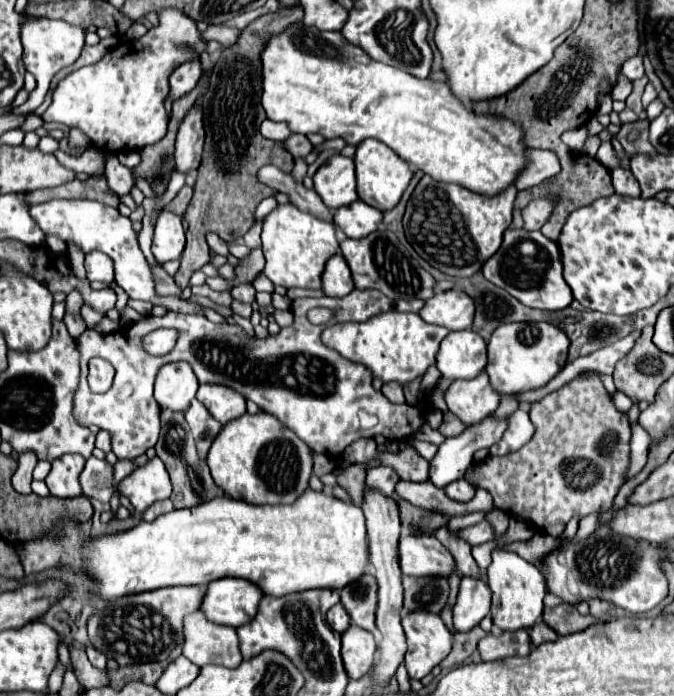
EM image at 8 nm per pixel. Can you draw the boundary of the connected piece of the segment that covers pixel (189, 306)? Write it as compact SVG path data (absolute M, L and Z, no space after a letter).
M49 200L45 204L31 206L29 214L47 236L57 236L63 242L73 242L83 254L89 254L95 250L107 254L115 264L115 280L129 294L129 298L149 300L151 304L161 304L173 312L201 314L199 304L193 300L181 300L181 298L173 298L173 296L157 296L155 294L151 270L149 270L147 258L143 256L143 252L139 248L137 232L133 230L131 220L121 216L117 208L111 208L111 206L95 202L95 200Z

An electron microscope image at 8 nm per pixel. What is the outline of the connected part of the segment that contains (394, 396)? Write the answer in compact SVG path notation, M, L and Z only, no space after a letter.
M383 384L383 394L385 394L393 404L405 404L405 396L403 396L403 388L401 388L401 386Z

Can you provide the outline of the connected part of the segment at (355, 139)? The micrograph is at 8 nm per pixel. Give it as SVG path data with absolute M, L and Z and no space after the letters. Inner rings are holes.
M295 22L291 26L287 26L287 30L283 30L281 34L271 36L271 40L265 44L263 52L261 52L261 66L263 66L263 108L267 112L267 118L273 122L285 122L289 126L291 132L299 132L299 134L313 134L319 132L325 138L343 138L347 144L361 144L367 138L375 138L375 140L383 140L391 150L395 150L403 160L407 160L411 166L415 166L415 173L418 170L429 174L435 180L443 180L443 182L455 182L461 184L473 192L479 194L487 194L493 196L497 192L501 192L507 184L513 184L517 172L525 166L525 146L521 142L521 132L513 122L507 122L503 118L487 118L487 116L475 116L473 112L467 112L467 108L451 94L449 84L447 82L433 82L429 78L421 80L415 78L403 70L391 68L387 64L375 62L371 60L363 50L359 50L357 46L353 46L351 42L347 42L341 32L327 32L327 30L319 30L315 26L305 26L303 22Z

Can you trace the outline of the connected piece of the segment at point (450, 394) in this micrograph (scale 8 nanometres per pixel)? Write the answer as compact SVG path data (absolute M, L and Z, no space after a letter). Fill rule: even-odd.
M481 372L473 380L455 380L447 388L445 402L449 412L453 412L465 426L479 424L499 406L501 394L489 384L489 376Z

